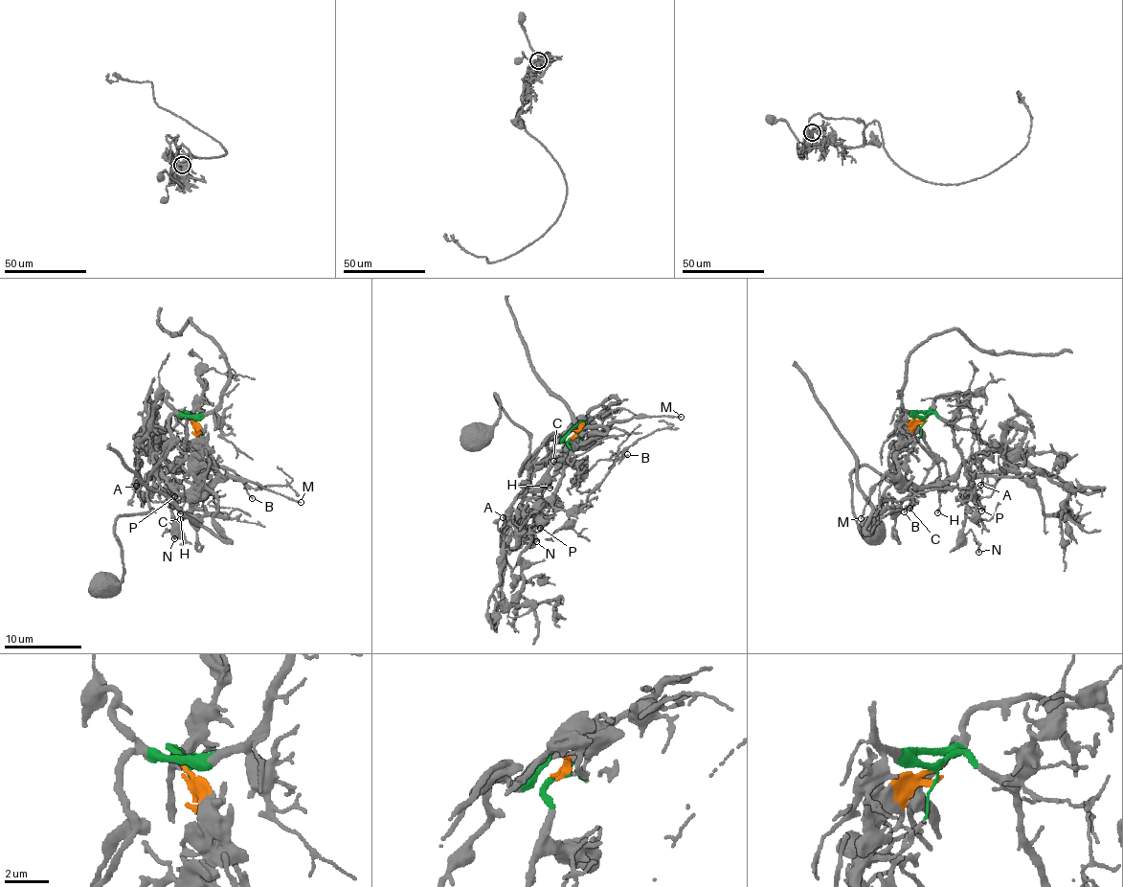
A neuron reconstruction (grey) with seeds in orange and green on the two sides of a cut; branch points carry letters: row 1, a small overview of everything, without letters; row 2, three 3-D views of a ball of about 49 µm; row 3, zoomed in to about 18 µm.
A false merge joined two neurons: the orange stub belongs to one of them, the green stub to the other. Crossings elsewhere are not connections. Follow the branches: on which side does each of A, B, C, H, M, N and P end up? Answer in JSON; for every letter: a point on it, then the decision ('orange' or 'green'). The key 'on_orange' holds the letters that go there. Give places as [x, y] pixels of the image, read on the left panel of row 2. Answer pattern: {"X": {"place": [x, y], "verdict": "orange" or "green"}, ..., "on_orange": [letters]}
{"A": {"place": [136, 486], "verdict": "green"}, "B": {"place": [252, 498], "verdict": "green"}, "C": {"place": [180, 519], "verdict": "orange"}, "H": {"place": [180, 513], "verdict": "orange"}, "M": {"place": [301, 502], "verdict": "orange"}, "N": {"place": [174, 538], "verdict": "green"}, "P": {"place": [174, 496], "verdict": "green"}, "on_orange": ["C", "H", "M"]}

